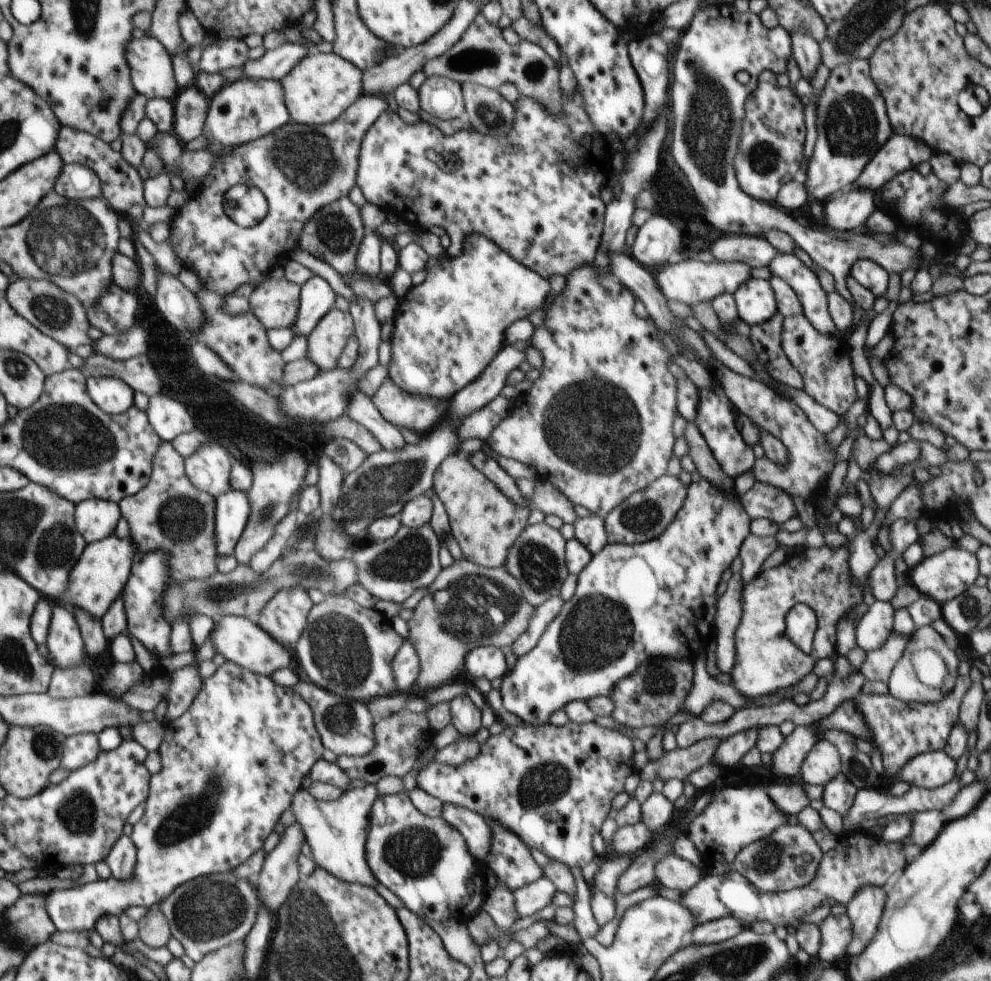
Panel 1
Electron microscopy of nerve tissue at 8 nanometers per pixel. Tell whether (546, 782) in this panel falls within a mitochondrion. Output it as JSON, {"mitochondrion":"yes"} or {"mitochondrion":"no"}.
{"mitochondrion":"yes"}

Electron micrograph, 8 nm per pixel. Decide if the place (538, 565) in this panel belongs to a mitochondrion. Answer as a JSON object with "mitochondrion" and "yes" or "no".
{"mitochondrion":"yes"}

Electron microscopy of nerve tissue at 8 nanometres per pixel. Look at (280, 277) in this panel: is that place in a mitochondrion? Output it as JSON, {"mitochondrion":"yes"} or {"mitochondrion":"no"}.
{"mitochondrion":"no"}

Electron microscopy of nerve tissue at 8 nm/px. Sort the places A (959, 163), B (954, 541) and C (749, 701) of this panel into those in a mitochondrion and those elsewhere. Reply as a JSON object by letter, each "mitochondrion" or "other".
{"A":"other","B":"other","C":"other"}

